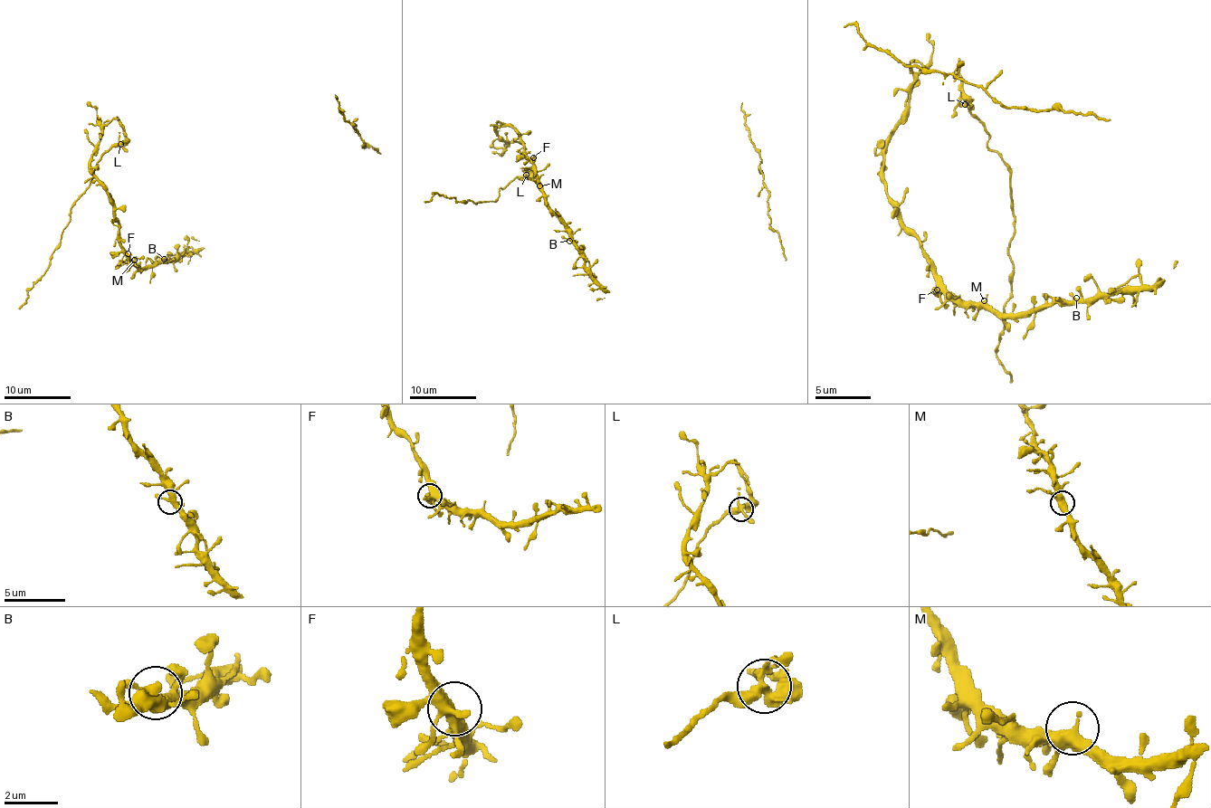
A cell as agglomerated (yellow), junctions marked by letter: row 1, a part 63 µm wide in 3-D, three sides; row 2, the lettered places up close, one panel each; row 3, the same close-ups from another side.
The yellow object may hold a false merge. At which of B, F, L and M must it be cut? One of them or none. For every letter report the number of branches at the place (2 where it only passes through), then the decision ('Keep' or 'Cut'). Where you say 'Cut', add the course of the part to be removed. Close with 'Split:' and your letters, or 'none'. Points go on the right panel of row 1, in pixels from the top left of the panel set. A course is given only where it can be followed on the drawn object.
B: Branches: 4. Keep
F: Branches: 4. Keep
L: Branches: 4. Cut. Course of the part to remove: (965, 105), (958, 57)
M: Branches: 4. Keep
Split: L

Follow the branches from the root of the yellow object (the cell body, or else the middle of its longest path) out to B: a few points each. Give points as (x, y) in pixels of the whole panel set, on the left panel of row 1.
B: (136, 263), (141, 269), (147, 269), (164, 259)

